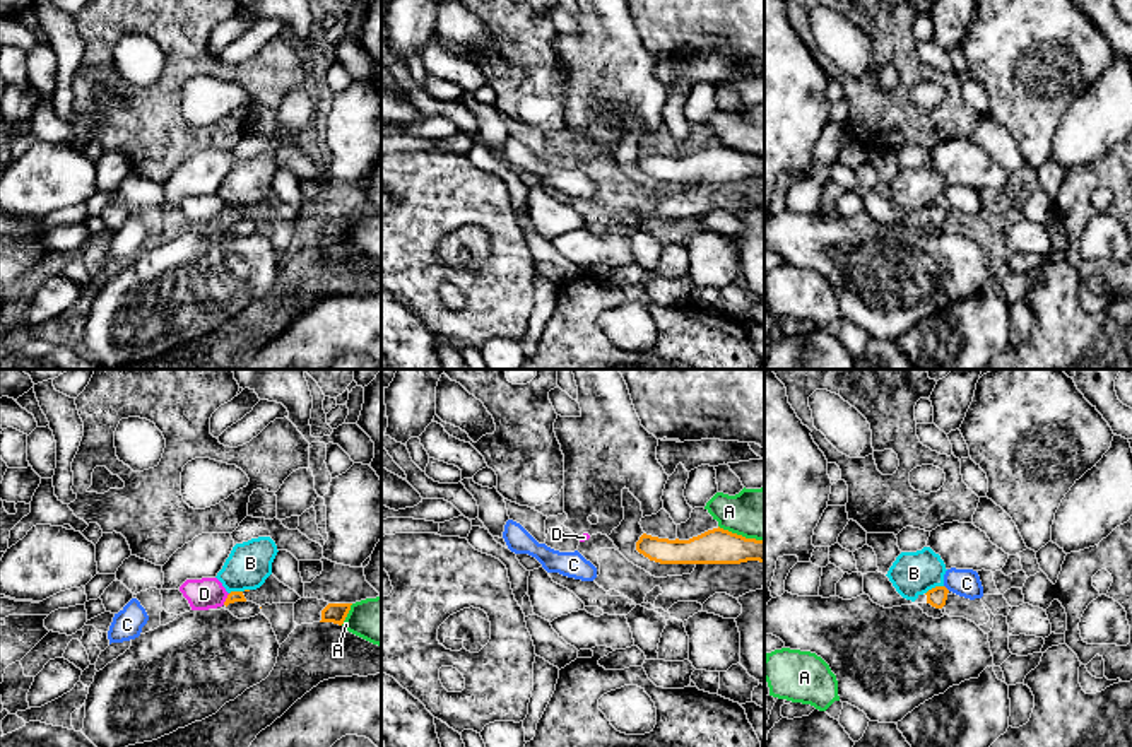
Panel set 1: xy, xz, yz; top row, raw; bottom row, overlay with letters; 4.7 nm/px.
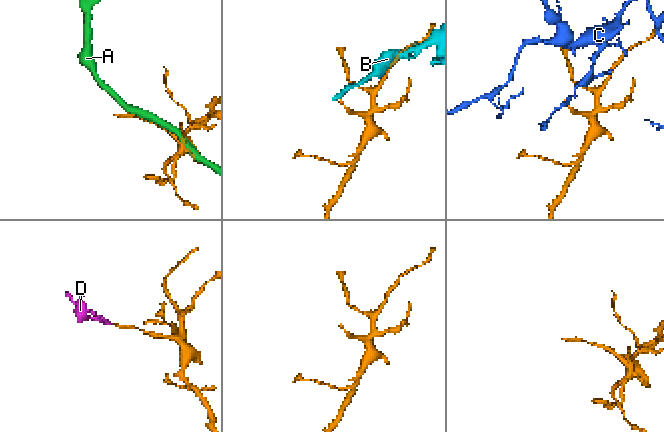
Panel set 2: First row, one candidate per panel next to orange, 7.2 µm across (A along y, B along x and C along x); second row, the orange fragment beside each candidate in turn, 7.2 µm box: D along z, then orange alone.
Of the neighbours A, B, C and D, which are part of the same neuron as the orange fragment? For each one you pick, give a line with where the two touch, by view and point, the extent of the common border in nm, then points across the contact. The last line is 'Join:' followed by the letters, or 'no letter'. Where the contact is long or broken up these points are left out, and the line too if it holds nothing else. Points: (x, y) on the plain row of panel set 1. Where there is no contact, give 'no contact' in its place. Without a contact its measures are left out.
D: contact xy (226, 216); length 70 nm; way xy (233, 214), (226, 216), (204, 211)
Join: D

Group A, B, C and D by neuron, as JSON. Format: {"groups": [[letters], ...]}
{"groups": [["A"], ["B"], ["C"], ["D"]]}

